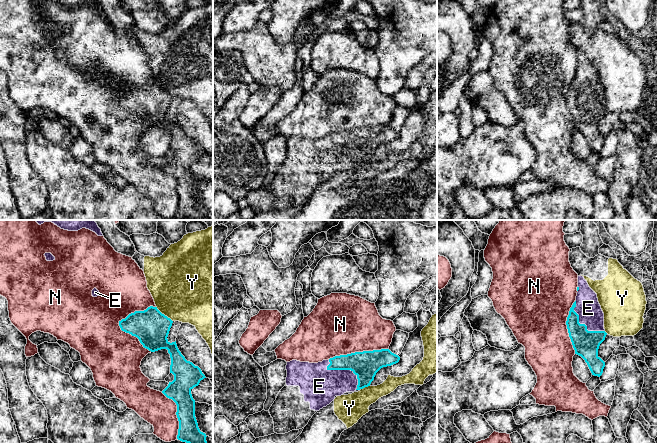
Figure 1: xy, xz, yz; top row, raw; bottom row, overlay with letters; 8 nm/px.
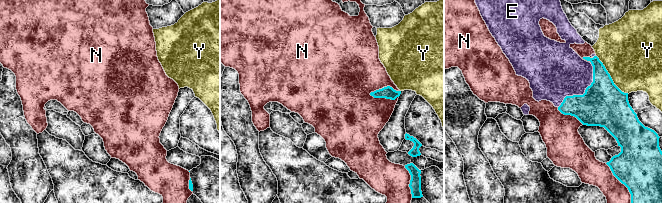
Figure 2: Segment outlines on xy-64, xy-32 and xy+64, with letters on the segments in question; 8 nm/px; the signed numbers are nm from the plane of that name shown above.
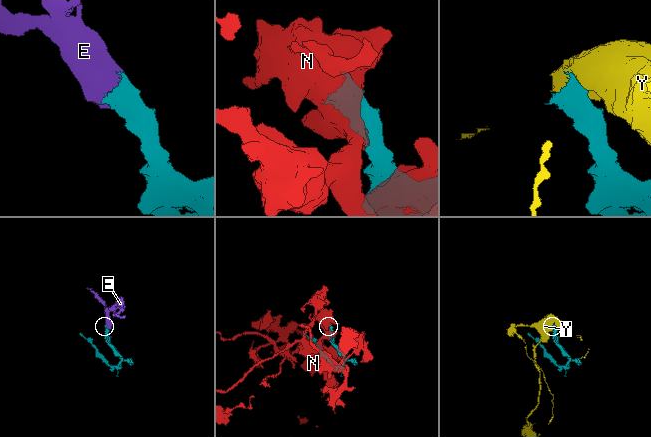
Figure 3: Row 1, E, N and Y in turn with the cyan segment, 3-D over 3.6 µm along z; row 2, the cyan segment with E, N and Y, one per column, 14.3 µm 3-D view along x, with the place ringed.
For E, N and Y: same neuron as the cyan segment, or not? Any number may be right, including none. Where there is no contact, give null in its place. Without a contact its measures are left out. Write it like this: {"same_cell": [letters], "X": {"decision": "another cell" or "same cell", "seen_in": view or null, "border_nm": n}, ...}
{"same_cell": ["E"], "E": {"decision": "same cell", "seen_in": "xz", "border_nm": 340}, "N": {"decision": "another cell", "seen_in": "xy", "border_nm": 380}, "Y": {"decision": "another cell", "seen_in": "xy", "border_nm": 180}}

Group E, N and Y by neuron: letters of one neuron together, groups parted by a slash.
E / N / Y

